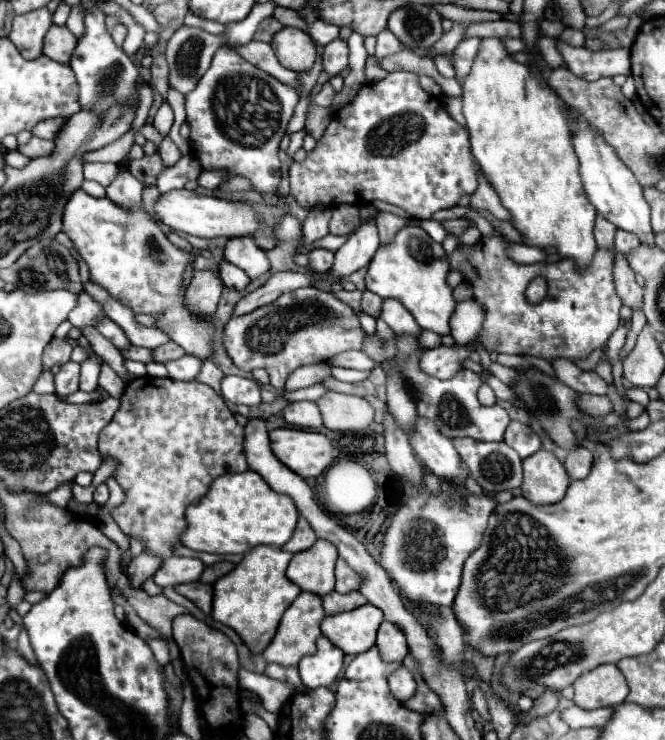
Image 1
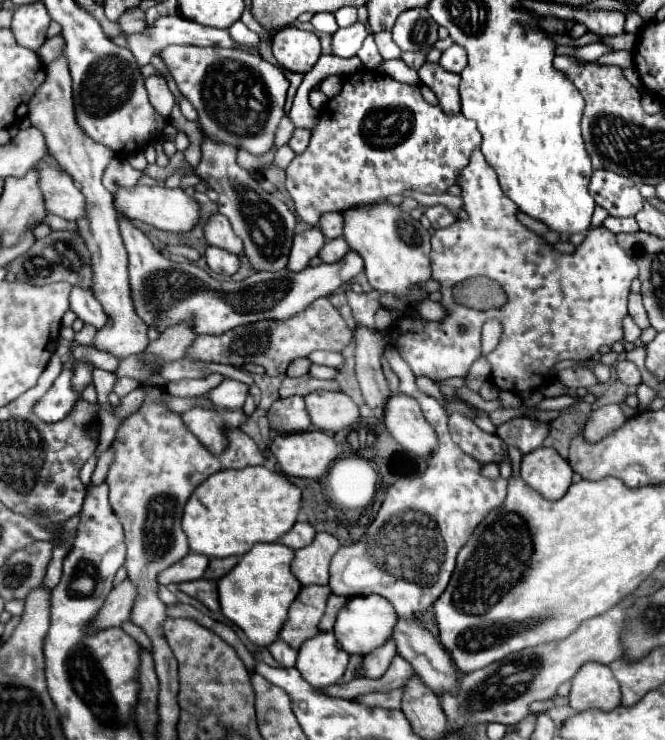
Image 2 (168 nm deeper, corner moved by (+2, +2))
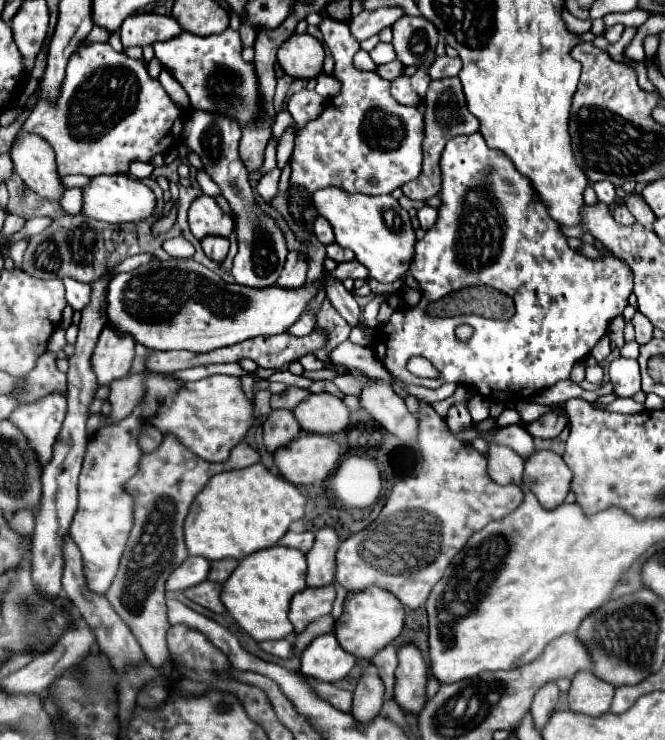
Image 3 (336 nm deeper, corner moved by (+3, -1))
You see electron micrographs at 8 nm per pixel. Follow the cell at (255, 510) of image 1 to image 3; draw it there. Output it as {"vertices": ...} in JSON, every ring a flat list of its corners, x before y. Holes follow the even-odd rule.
{"vertices":[[255,463,239,471,213,475,213,479,209,479,205,489,195,497,189,515,185,519,185,545,189,549,189,555,201,555,209,561,217,561,225,557,243,559,255,551,273,547,287,533,289,525,303,517,305,503,307,503,305,495,293,483,285,481,279,475,273,475,261,463]]}

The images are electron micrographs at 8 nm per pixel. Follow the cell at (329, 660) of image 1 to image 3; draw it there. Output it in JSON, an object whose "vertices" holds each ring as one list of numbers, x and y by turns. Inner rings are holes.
{"vertices":[[325,633,311,641,301,655,301,673,327,683,347,677,355,665,355,657,347,653,333,633]]}

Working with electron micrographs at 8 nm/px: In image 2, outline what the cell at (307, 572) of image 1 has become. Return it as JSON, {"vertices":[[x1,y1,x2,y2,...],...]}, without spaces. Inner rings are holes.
{"vertices":[[318,532,312,544,296,550,292,560,292,574,300,580,302,586,328,584,328,566,338,548,340,542,332,534]]}

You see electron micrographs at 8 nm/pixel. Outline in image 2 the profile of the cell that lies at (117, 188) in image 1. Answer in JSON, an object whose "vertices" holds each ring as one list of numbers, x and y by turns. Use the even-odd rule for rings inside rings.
{"vertices":[[118,214,118,224,130,260,128,270,134,308,146,324,156,324,160,332,182,320,190,322,198,334,226,332,238,324,250,324,254,320,286,320,302,312,302,308,312,300,330,296,344,282,364,270,362,256,348,250,346,258,340,262,308,266,302,272,290,272,284,268,278,272,256,272,242,282,218,282,190,262,174,266,124,214]]}

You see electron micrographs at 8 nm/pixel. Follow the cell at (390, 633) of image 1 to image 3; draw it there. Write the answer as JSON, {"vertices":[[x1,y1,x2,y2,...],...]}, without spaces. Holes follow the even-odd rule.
{"vertices":[[373,665,363,673,359,679,359,685,353,693,353,705,351,705,351,715,359,723,369,723,381,713,383,705,383,681,377,675,377,669]]}

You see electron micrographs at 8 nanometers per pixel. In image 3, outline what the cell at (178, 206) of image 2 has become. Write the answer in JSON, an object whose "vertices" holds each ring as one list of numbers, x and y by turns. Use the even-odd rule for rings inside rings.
{"vertices":[[95,175,81,191,83,191,81,213,107,223,139,221,153,215,155,209,153,191,147,185,143,185,139,179,133,179,129,175]]}

